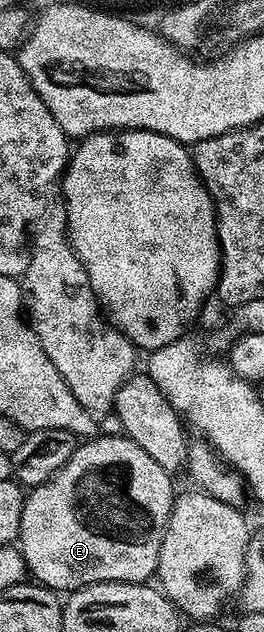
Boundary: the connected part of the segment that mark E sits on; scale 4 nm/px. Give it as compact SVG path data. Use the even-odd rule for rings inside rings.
M96 436L91 440L83 441L72 452L68 464L60 468L48 481L39 486L33 487L26 494L26 503L20 516L20 532L18 533L17 547L22 552L22 558L26 561L26 569L29 577L35 583L48 587L55 592L73 592L101 582L141 582L149 583L157 575L158 561L160 560L160 544L164 544L164 528L168 528L168 516L174 507L176 489L170 483L171 471L160 468L140 444L136 444L132 439L125 436Z

